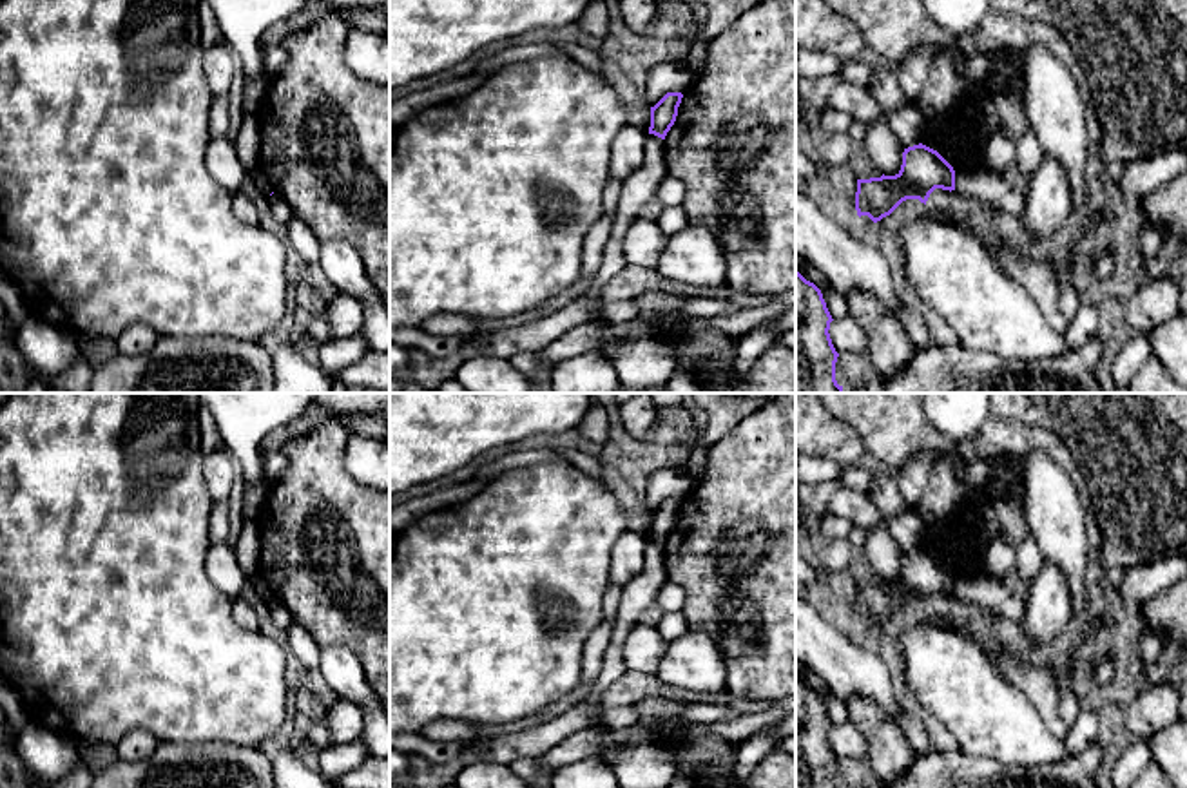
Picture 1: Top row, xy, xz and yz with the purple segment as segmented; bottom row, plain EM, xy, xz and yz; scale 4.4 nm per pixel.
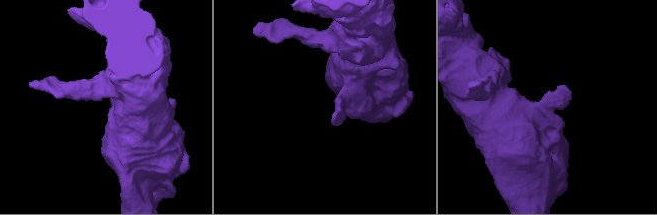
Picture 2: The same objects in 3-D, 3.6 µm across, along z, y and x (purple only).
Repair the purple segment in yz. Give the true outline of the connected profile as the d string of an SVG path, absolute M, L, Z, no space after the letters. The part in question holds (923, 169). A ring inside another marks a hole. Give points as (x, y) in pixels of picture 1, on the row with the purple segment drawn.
M919 143L904 149L895 176L857 179L855 210L877 223L906 199L926 205L935 188L955 190L955 170L937 150Z

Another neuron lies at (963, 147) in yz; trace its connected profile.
M951 125L950 138L955 141L955 150L959 156L968 156L971 159L971 167L984 168L986 154L984 150L975 152L971 145L964 139L964 132L960 125Z

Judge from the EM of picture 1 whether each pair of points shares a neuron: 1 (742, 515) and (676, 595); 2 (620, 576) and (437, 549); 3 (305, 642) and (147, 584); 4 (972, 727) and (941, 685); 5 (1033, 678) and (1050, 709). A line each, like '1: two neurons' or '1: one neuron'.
1: two neurons
2: two neurons
3: two neurons
4: one neuron
5: one neuron

